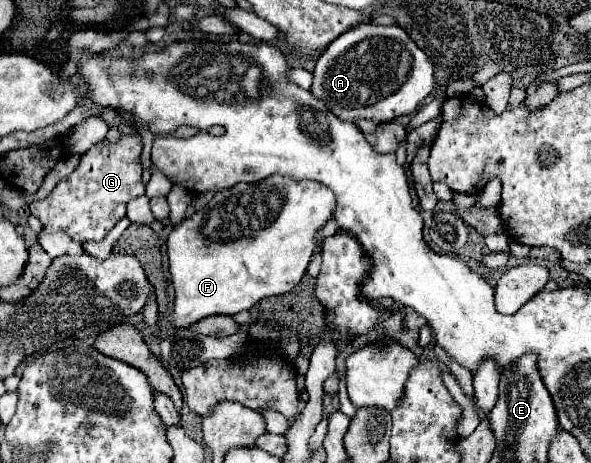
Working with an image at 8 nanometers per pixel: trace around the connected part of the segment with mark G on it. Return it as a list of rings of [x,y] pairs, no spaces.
[[[121,135],[115,143],[107,139],[95,143],[81,155],[77,169],[61,179],[49,197],[29,205],[31,215],[49,229],[63,229],[75,241],[101,241],[127,213],[127,203],[145,193],[141,181],[141,135]]]

